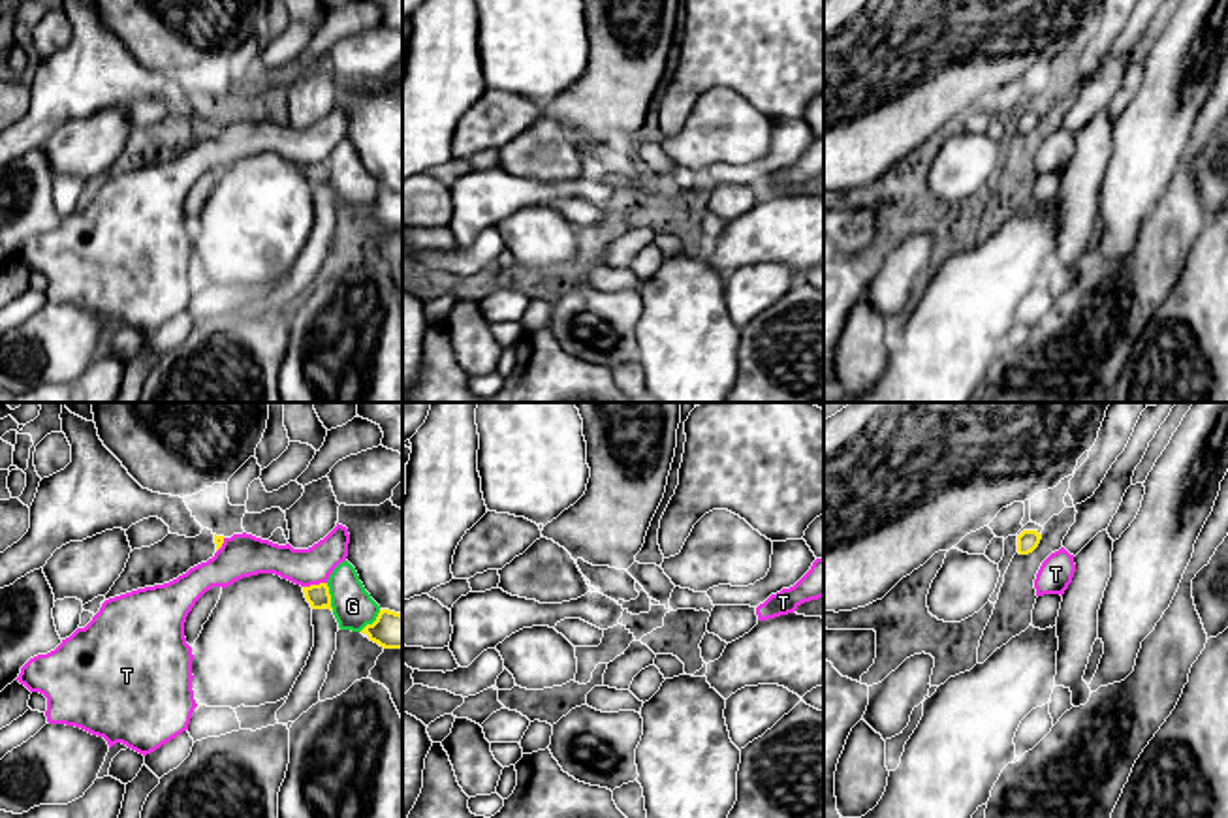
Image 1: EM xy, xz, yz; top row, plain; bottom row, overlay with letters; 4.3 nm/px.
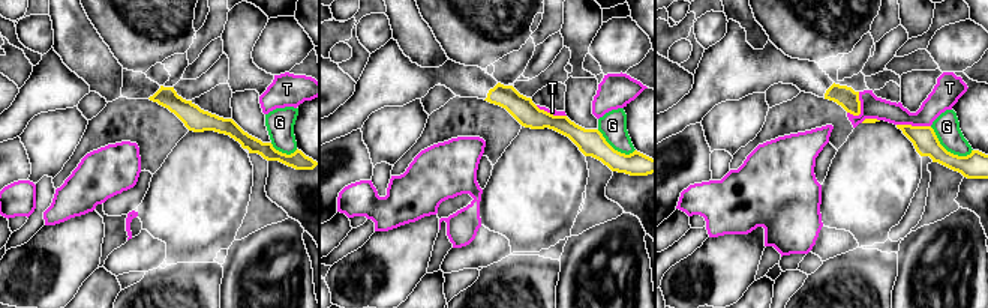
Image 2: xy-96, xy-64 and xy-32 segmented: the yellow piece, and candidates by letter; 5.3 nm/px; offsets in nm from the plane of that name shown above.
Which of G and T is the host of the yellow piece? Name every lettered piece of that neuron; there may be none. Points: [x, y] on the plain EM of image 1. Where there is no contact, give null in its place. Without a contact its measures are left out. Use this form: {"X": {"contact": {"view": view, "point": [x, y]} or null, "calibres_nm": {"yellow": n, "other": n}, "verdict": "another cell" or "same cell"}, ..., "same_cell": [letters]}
{"G": {"contact": {"view": "xy", "point": [330, 175]}, "calibres_nm": {"yellow": 100, "other": 180}, "verdict": "another cell"}, "T": {"contact": {"view": "xy", "point": [314, 164]}, "calibres_nm": {"yellow": 100, "other": 160}, "verdict": "another cell"}, "same_cell": []}

